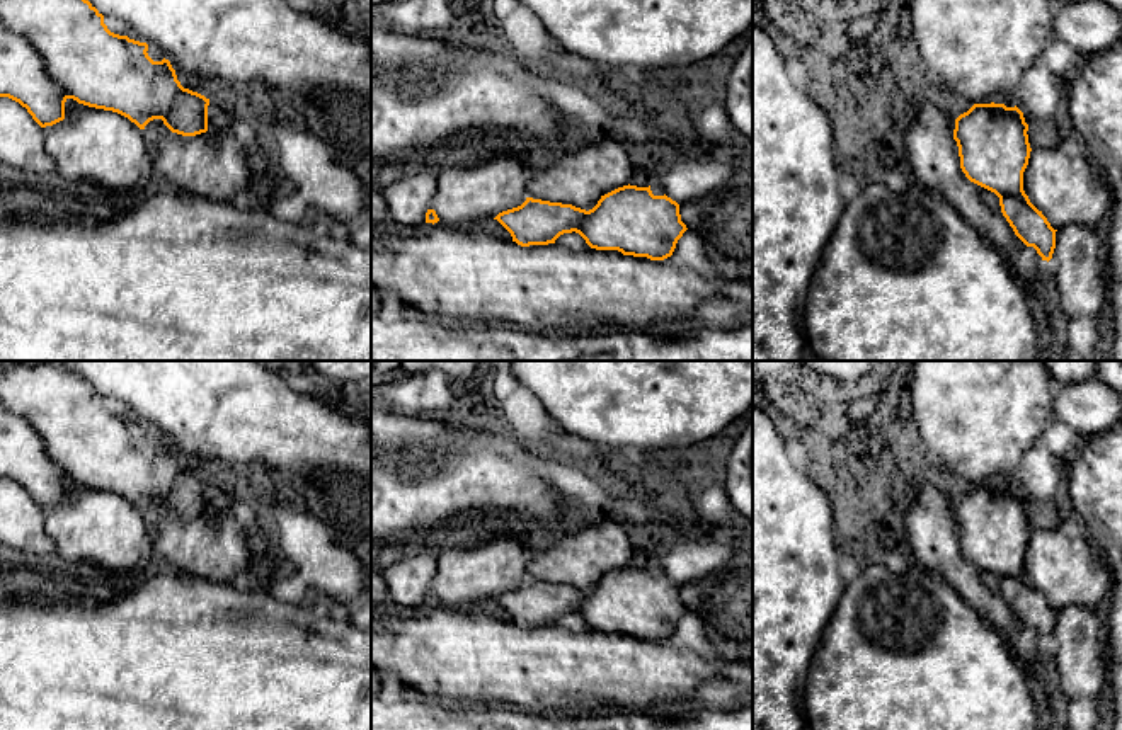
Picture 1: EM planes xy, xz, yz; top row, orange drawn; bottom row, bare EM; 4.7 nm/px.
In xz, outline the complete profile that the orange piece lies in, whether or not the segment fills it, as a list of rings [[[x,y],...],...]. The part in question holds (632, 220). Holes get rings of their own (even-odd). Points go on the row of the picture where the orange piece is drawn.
[[[623,185],[586,211],[572,204],[526,197],[497,220],[521,247],[548,245],[564,233],[579,233],[591,248],[618,250],[623,255],[664,260],[673,255],[678,240],[688,230],[679,204],[654,196],[649,187]]]

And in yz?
[[[974,104],[955,119],[953,140],[965,177],[999,197],[1001,213],[1015,235],[1050,260],[1056,231],[1023,191],[1030,158],[1023,112],[1005,104]]]

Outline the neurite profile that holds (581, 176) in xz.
[[[596,133],[582,146],[535,172],[528,182],[528,197],[589,211],[604,194],[628,185],[633,170],[621,141]]]

